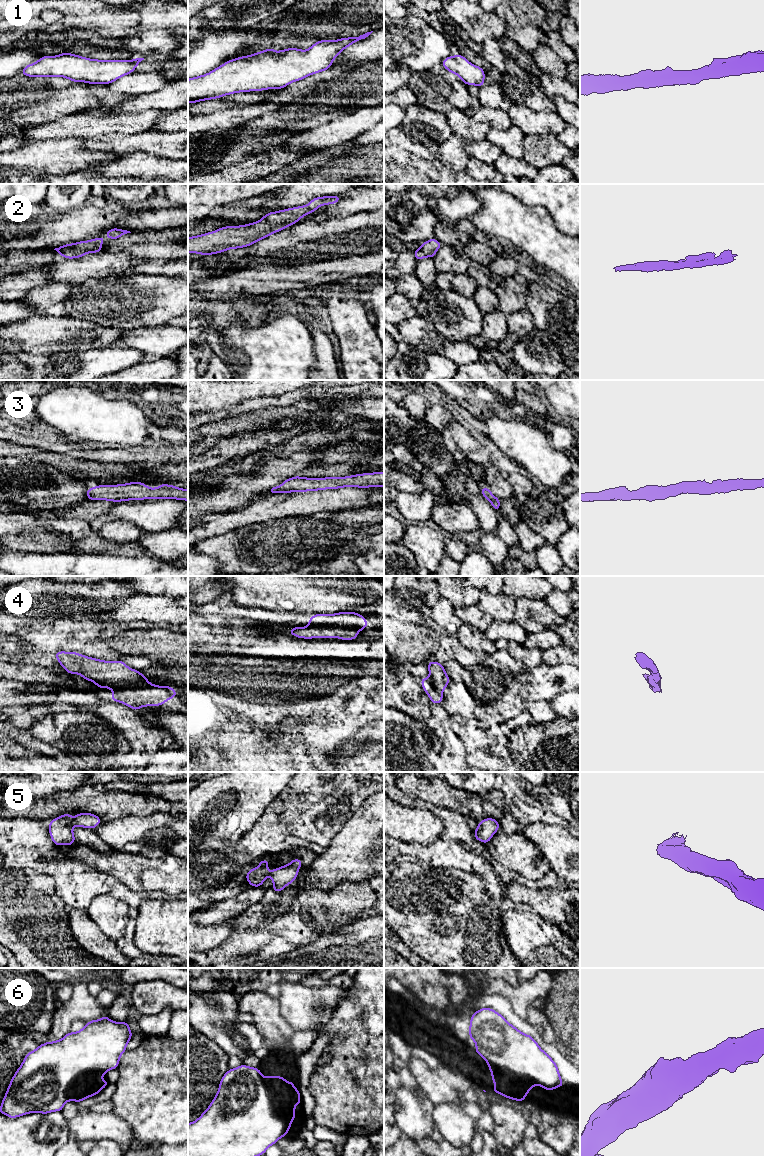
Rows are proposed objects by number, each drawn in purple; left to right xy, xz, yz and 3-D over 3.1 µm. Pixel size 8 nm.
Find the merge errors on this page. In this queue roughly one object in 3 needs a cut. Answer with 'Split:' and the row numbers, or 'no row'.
Split: 6

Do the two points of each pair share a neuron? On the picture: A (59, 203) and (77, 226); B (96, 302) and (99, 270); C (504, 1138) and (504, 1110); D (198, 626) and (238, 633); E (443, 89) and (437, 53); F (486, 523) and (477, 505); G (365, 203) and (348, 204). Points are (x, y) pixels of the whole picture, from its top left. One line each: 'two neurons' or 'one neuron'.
A: two neurons
B: two neurons
C: one neuron
D: one neuron
E: two neurons
F: one neuron
G: one neuron

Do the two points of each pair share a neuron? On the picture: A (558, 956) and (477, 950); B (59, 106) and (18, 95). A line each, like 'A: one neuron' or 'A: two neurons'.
A: two neurons
B: one neuron

